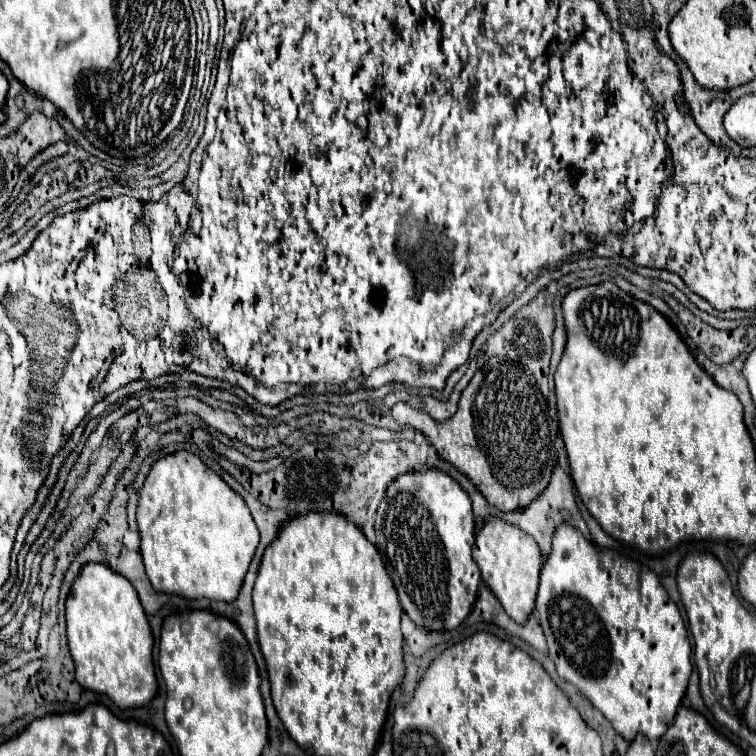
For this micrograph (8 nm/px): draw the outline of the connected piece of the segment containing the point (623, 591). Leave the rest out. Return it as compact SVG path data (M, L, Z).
M560 524L552 536L552 552L540 572L536 614L558 676L588 696L620 736L632 742L642 732L648 740L658 740L666 732L688 686L692 646L676 604L652 570L614 550L592 546L576 528Z

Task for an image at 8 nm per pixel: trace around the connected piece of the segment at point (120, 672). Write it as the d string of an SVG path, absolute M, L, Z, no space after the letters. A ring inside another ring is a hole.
M88 562L76 576L68 600L66 600L66 626L68 626L68 646L76 666L76 682L92 692L110 696L118 708L140 708L148 704L156 694L156 676L152 666L152 634L132 584L106 564Z

